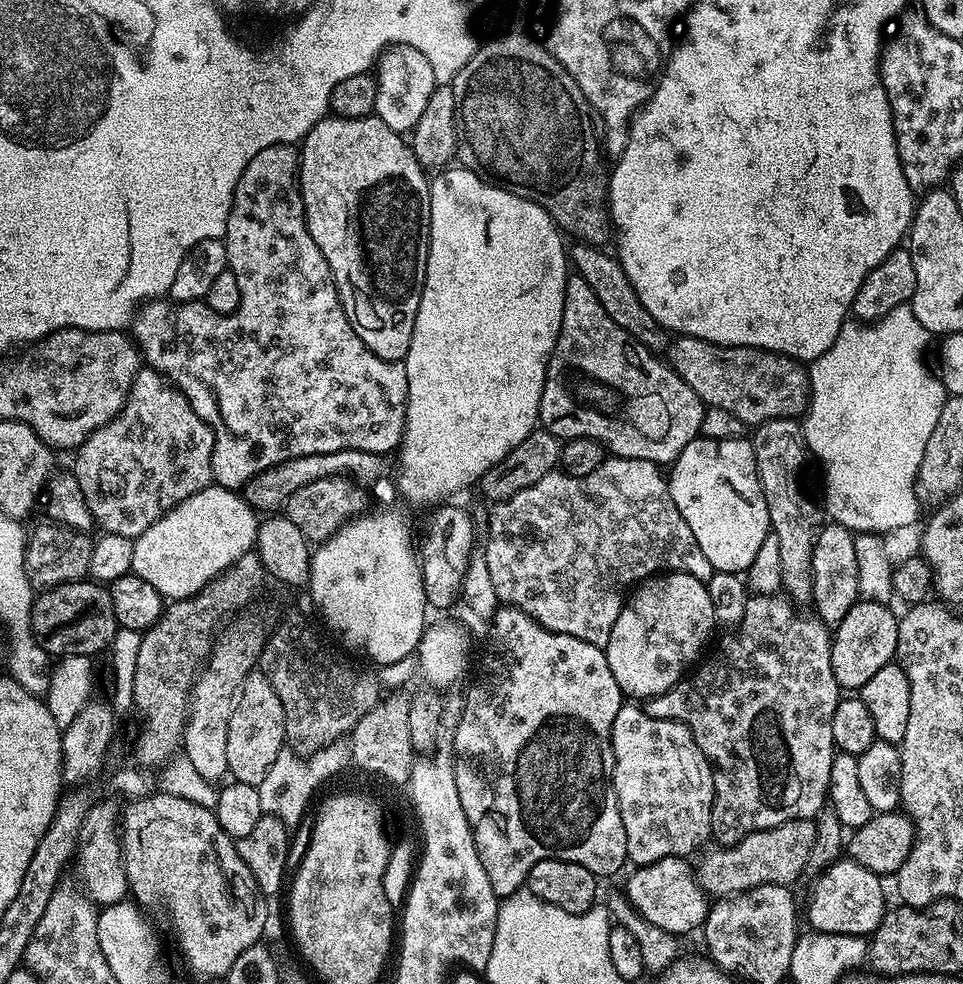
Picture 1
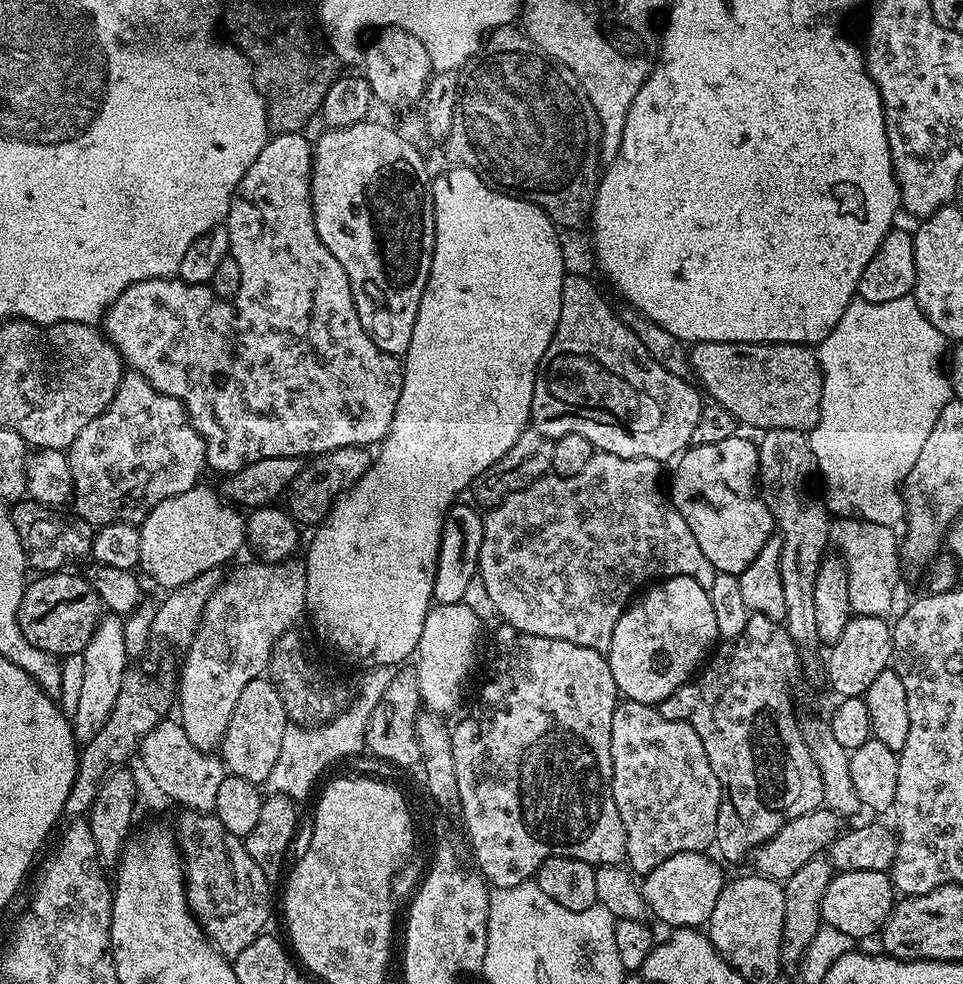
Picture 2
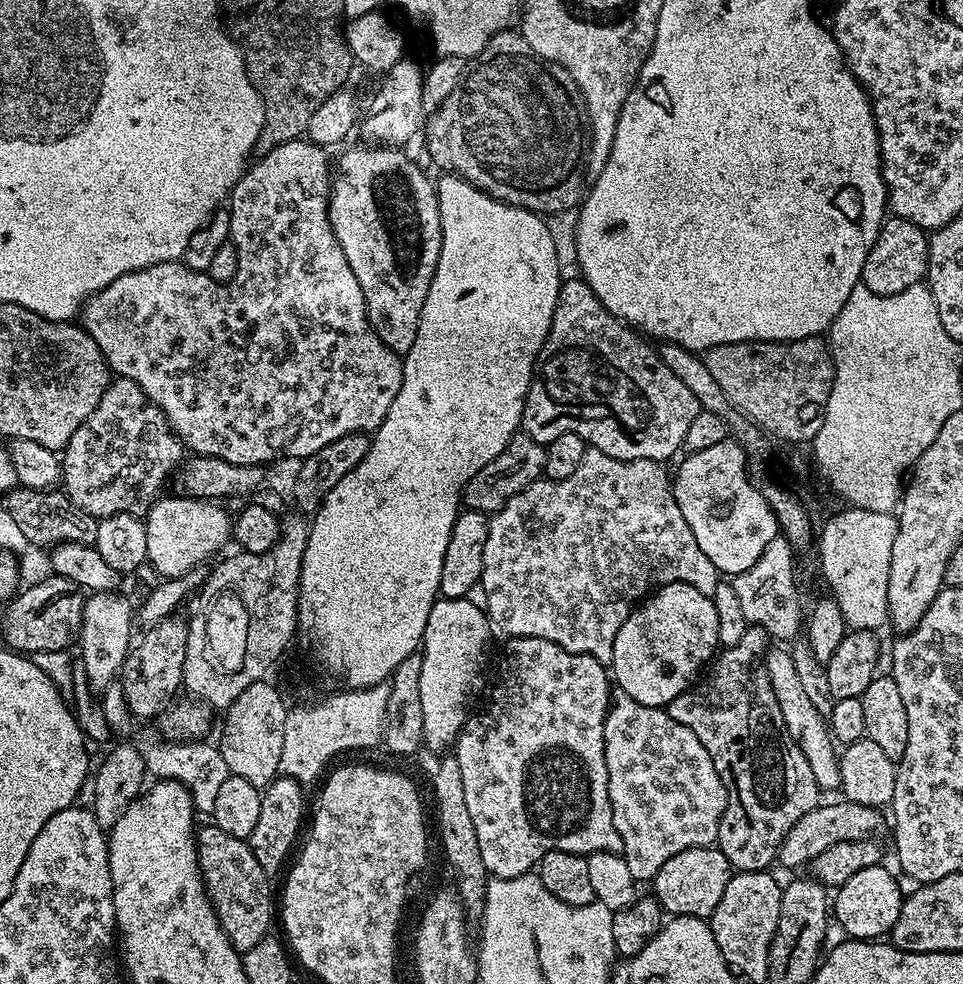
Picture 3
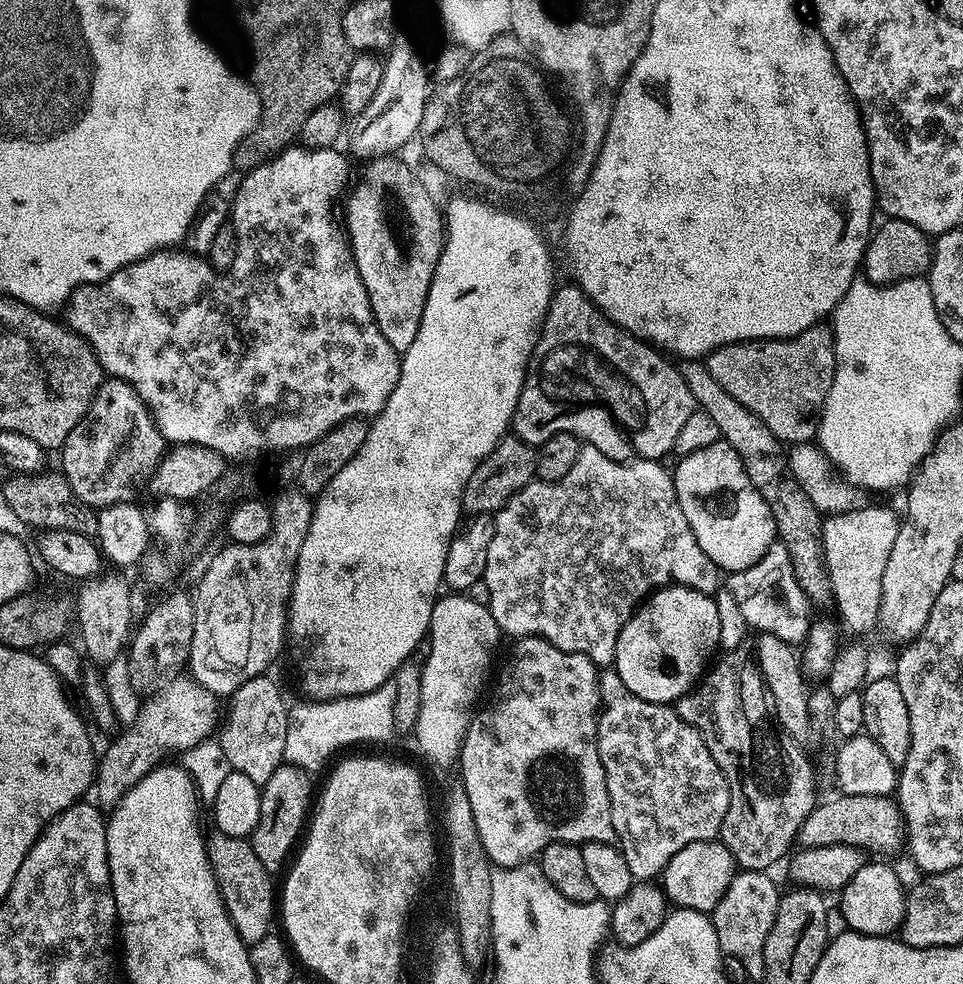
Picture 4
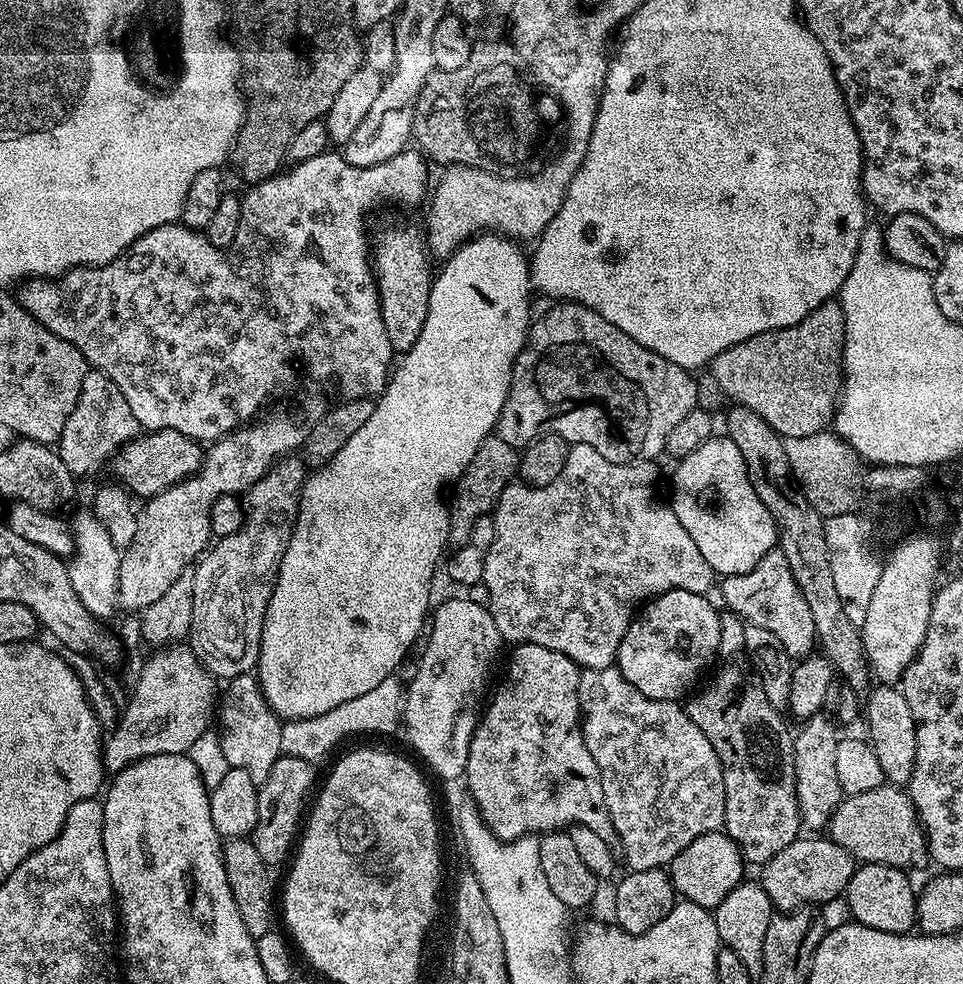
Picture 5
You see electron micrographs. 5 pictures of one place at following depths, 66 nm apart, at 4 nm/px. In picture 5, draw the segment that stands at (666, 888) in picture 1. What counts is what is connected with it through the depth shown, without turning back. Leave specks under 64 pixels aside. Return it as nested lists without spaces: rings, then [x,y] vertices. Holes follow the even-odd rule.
[[[721,830],[694,838],[694,842],[690,842],[690,846],[682,850],[682,854],[672,859],[670,875],[677,897],[715,910],[722,898],[726,898],[726,894],[730,894],[730,890],[734,890],[734,886],[745,879],[744,868],[746,869],[746,861],[740,853],[740,847],[728,837],[727,832]]]

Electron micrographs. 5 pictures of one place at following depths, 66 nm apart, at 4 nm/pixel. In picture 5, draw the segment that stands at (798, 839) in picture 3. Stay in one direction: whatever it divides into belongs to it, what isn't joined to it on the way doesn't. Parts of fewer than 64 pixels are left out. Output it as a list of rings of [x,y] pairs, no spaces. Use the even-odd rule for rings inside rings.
[[[883,784],[881,788],[866,790],[866,794],[844,796],[828,819],[826,829],[827,839],[838,846],[842,846],[852,855],[853,860],[865,864],[885,864],[891,868],[911,869],[911,864],[916,864],[926,856],[926,837],[920,818],[916,814],[916,807],[903,787]]]

